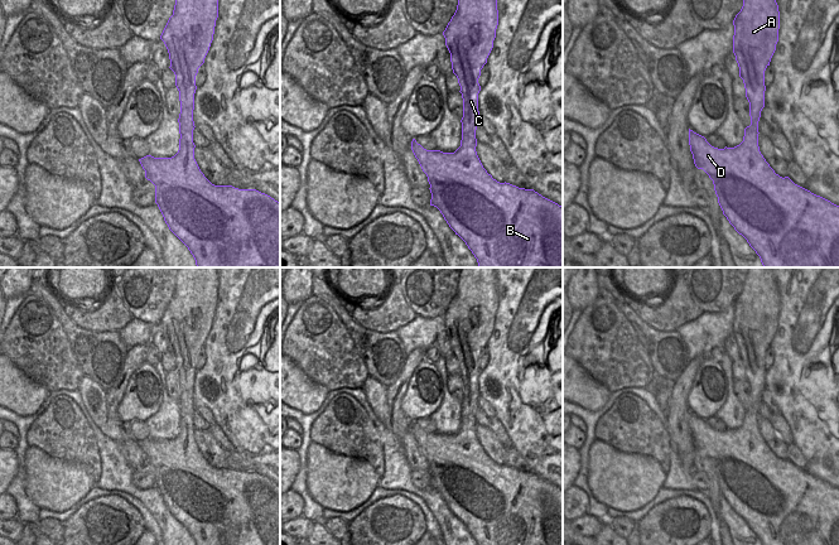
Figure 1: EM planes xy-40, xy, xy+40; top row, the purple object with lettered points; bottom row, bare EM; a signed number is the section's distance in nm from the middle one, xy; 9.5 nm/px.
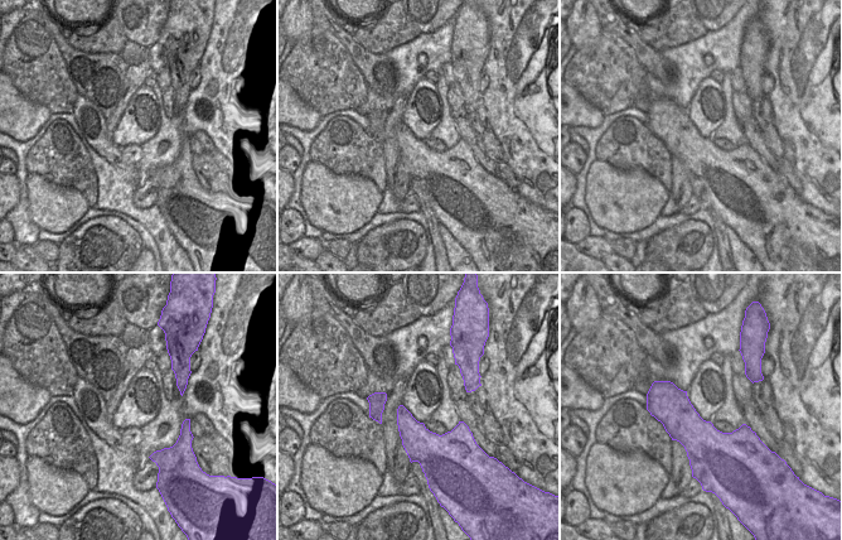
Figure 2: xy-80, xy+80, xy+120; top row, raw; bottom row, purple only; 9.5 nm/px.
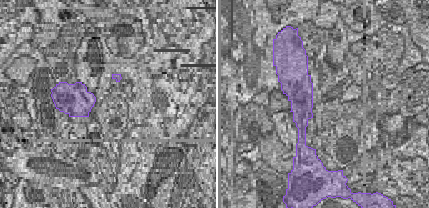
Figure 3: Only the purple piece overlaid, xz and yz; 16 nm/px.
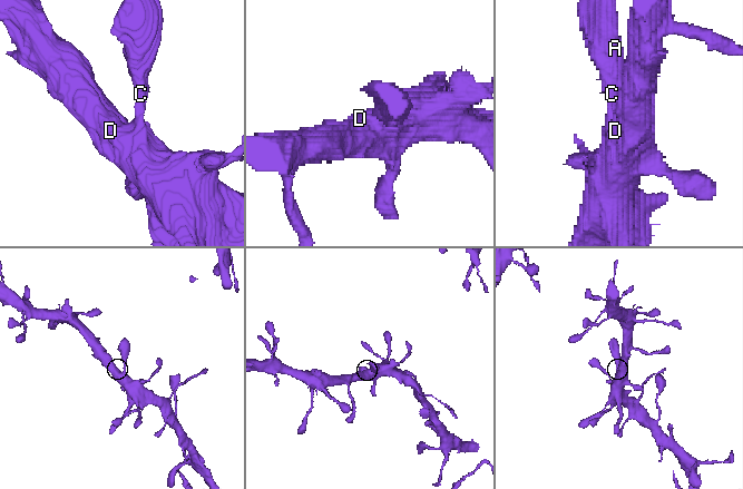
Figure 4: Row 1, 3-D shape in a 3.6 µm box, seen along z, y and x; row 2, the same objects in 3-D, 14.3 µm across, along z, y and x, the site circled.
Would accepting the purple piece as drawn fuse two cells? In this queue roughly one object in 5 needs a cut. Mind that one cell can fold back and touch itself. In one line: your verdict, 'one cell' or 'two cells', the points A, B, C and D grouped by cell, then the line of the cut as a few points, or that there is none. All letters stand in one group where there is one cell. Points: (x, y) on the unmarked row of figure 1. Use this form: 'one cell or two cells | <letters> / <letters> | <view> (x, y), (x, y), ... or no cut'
one cell | A B C D | no cut

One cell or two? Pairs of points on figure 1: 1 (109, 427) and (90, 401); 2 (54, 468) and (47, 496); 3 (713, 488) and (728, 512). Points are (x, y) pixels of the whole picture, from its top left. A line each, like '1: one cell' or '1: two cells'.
1: one cell
2: one cell
3: two cells

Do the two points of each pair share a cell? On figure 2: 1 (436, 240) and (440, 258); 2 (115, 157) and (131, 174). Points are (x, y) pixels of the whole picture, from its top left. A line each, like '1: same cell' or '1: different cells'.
1: same cell
2: same cell

